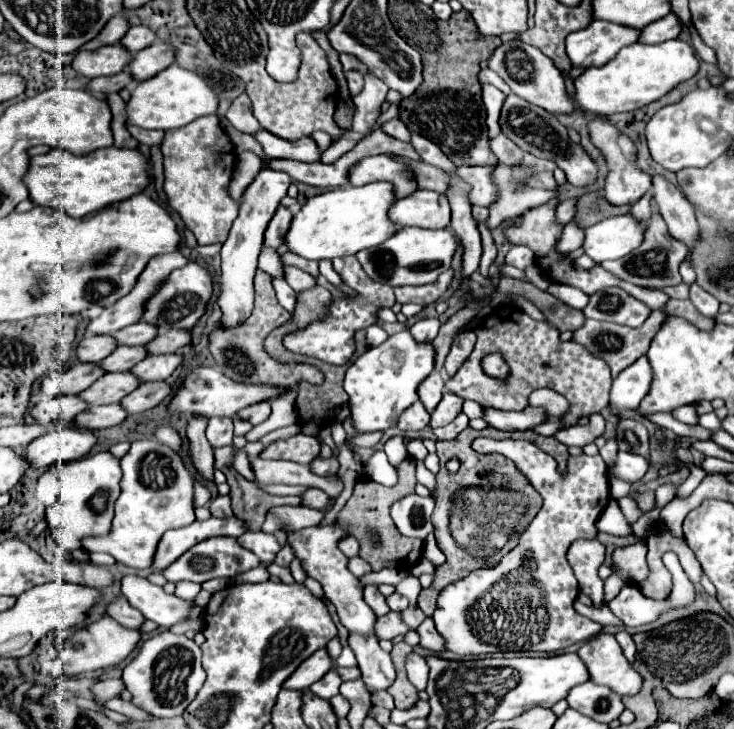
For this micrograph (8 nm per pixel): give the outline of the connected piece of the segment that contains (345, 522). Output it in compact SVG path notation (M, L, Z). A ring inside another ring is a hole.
M407 458L399 468L399 484L393 486L393 488L387 488L387 486L381 486L369 478L359 478L355 488L353 488L353 496L347 500L345 508L339 512L339 518L337 522L349 530L361 544L361 558L371 562L371 558L395 558L395 552L411 552L411 546L409 544L403 544L403 536L397 534L393 536L391 540L391 530L395 530L395 522L389 514L389 508L393 502L405 498L407 494L413 494L415 492L415 462L413 458ZM370 532L375 532L381 544L370 544Z

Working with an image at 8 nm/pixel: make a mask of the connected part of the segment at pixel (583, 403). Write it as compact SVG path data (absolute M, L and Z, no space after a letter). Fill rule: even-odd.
M503 308L497 314L491 314L474 330L477 341L471 356L463 362L455 376L447 376L445 386L449 392L465 398L475 400L483 408L495 410L523 410L527 408L527 396L537 388L551 388L565 396L571 402L571 408L565 418L565 426L575 426L579 416L589 416L593 412L601 412L609 404L609 390L611 390L611 372L605 362L593 358L583 346L577 342L561 342L559 330L549 326L547 322L537 322L529 318L525 312ZM499 352L507 360L511 368L511 378L507 384L493 382L481 370L481 358L485 354Z

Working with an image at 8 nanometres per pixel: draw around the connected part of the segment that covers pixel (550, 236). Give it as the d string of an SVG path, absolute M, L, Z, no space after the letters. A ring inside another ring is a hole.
M549 200L547 204L541 204L541 206L535 206L535 208L525 210L525 212L519 216L517 222L513 222L511 226L507 226L507 228L503 230L507 242L513 244L513 246L517 246L517 244L529 246L529 248L533 250L535 258L537 258L539 268L541 268L545 274L549 274L551 280L555 280L555 282L559 282L559 284L567 284L567 286L581 288L581 290L587 292L587 294L595 294L595 292L599 292L599 290L603 290L603 288L617 286L617 288L623 288L623 290L625 290L627 294L631 294L633 298L637 298L637 300L641 300L643 304L647 304L651 310L661 310L661 308L665 308L665 304L669 302L669 296L663 294L661 290L635 286L635 284L631 284L631 282L627 282L627 280L623 280L623 278L611 274L609 270L601 268L599 264L595 264L591 270L585 270L585 268L579 268L579 266L575 264L575 260L567 260L567 254L561 254L561 252L555 248L557 242L559 242L559 238L561 238L561 232L563 232L563 224L559 224L557 218L555 218L555 208L557 208L557 204L559 204L557 200Z

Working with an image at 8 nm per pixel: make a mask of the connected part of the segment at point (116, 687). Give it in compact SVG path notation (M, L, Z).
M109 678L109 680L97 682L97 686L93 686L91 692L97 700L111 700L111 698L119 698L123 690L125 690L125 684L121 678Z

